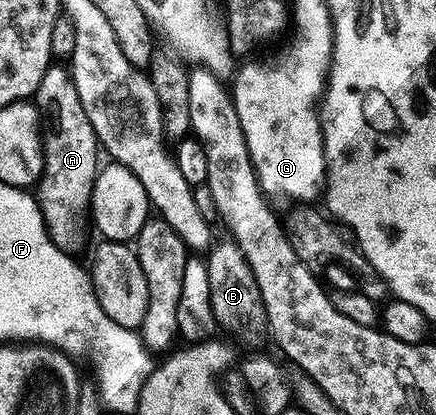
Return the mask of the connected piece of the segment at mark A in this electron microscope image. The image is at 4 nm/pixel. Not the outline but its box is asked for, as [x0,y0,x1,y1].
[35,64,99,252]

